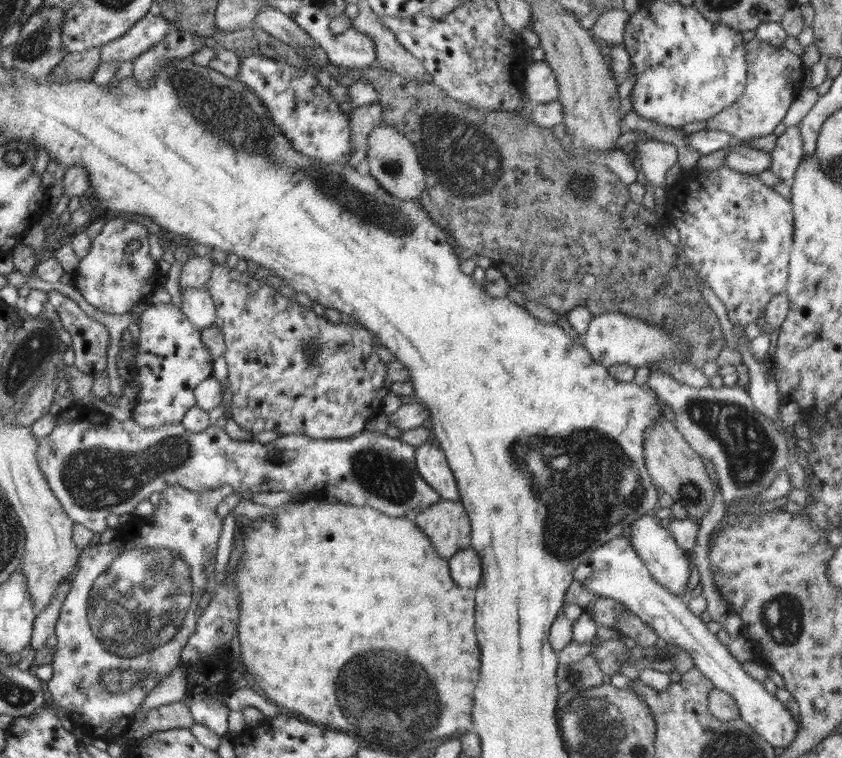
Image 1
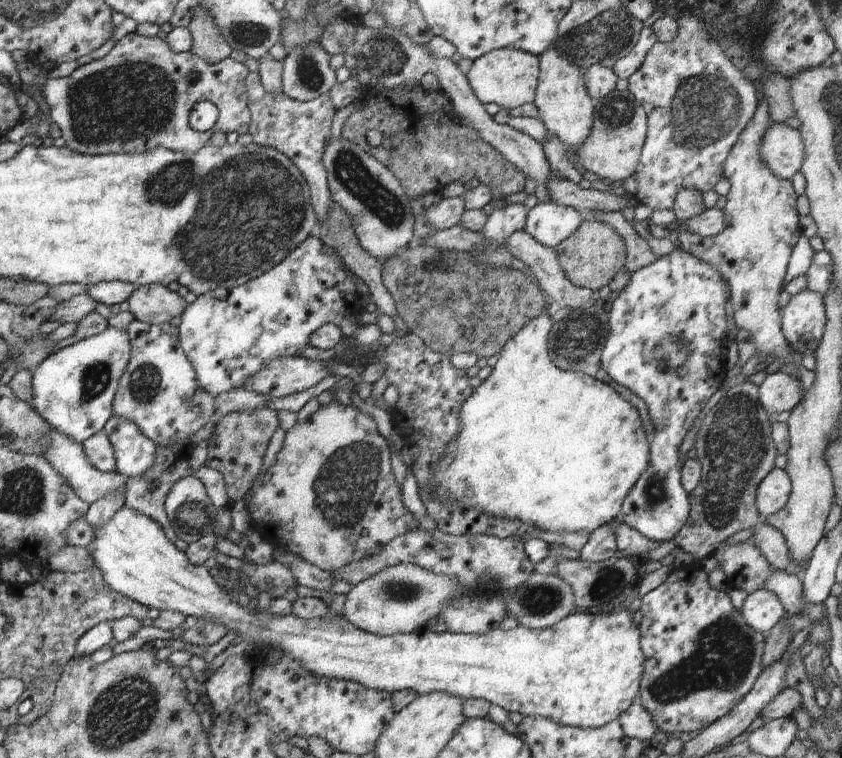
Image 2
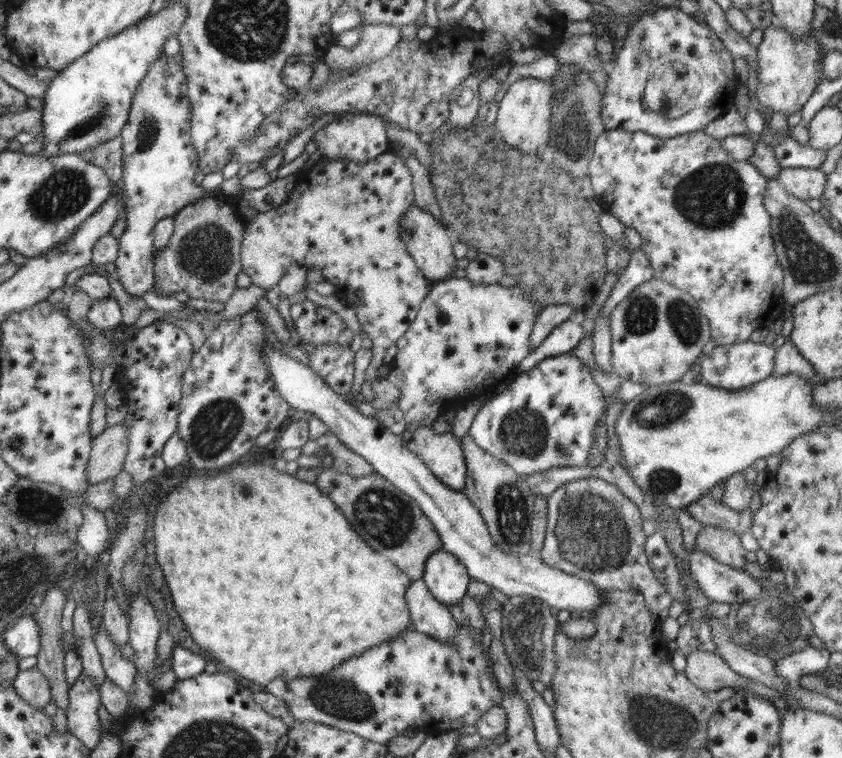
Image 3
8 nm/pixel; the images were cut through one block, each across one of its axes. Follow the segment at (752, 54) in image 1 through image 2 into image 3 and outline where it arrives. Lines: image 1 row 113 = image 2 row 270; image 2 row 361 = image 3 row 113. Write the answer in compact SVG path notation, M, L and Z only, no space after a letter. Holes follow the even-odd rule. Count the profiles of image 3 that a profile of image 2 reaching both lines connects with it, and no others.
M777 24L764 30L762 43L756 49L759 72L757 72L758 85L753 101L758 109L764 111L770 108L773 112L782 112L787 117L802 109L823 76L821 63L817 60L820 55L816 51L816 45L817 40L814 35L796 39Z

